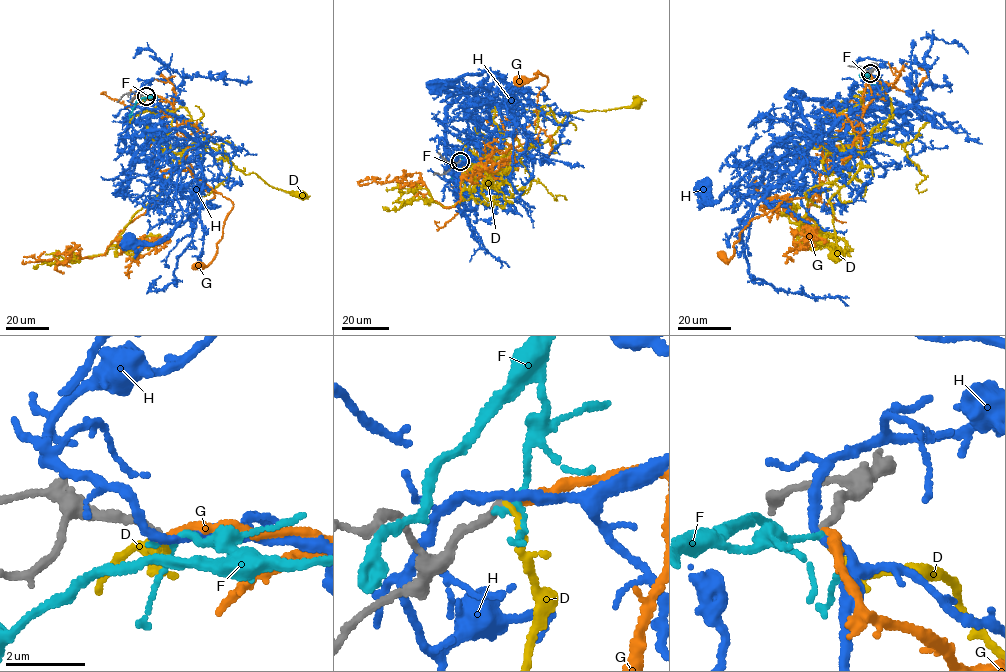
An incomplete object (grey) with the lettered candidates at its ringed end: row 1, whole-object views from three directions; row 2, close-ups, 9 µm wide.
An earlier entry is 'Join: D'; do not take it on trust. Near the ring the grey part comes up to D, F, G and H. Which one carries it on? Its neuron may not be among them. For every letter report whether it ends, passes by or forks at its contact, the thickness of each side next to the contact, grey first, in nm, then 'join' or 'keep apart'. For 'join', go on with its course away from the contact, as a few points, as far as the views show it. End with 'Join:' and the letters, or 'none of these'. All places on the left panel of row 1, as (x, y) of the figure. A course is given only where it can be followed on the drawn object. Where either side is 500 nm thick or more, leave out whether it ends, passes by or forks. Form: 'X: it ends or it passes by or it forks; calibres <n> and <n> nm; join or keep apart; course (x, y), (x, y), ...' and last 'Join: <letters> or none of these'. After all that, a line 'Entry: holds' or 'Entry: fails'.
D: it ends; calibres 240 and 110 nm; keep apart
F: it passes by; calibres 240 and 140 nm; keep apart
G: it ends; calibres 240 and 180 nm; join; course (146, 96), (171, 104), (187, 145), (183, 160), (163, 171), (190, 171), (233, 205), (216, 254), (199, 266)
H: it passes by; calibres 240 and 200 nm; keep apart
Join: G
Entry: fails

